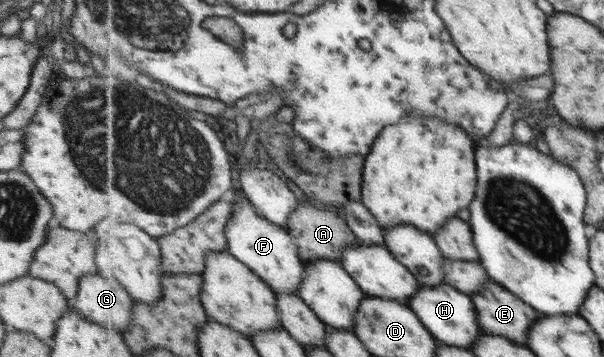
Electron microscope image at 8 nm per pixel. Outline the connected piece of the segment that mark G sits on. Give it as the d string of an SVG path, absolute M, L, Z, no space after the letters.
M95 273L78 279L76 294L70 303L91 323L125 329L131 323L135 299L117 278L104 278Z

